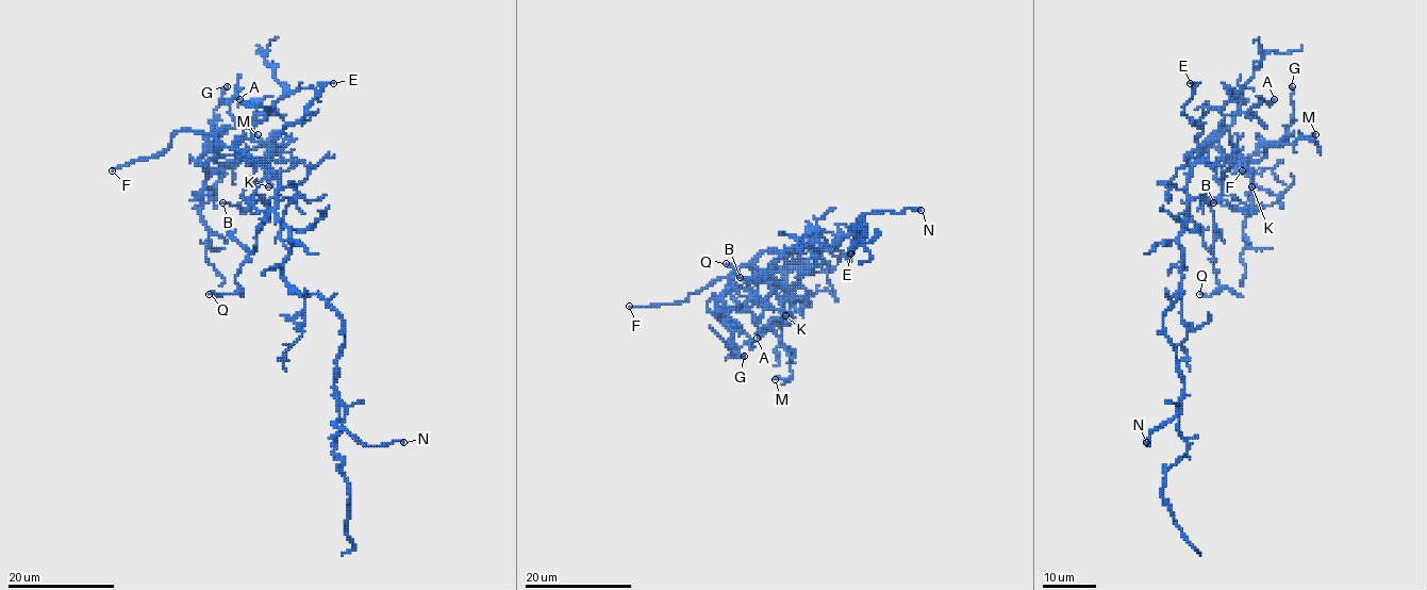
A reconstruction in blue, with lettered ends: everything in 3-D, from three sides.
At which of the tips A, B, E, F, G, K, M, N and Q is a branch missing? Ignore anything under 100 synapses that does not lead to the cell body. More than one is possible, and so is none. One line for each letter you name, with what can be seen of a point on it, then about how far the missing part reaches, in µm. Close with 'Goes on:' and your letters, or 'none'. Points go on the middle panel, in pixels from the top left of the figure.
F: (629, 306) | 45 µm
Goes on: F

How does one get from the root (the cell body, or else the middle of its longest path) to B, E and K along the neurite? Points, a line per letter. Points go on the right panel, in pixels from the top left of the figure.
B: (1181, 272), (1178, 235), (1188, 203), (1188, 156), (1194, 151), (1215, 170), (1220, 197), (1235, 209), (1213, 202)
E: (1181, 272), (1188, 173), (1203, 156), (1197, 138), (1204, 130), (1183, 110), (1194, 93), (1190, 83)
K: (1181, 272), (1178, 235), (1188, 203), (1188, 156), (1206, 146), (1227, 157), (1237, 154), (1251, 171), (1251, 186)

